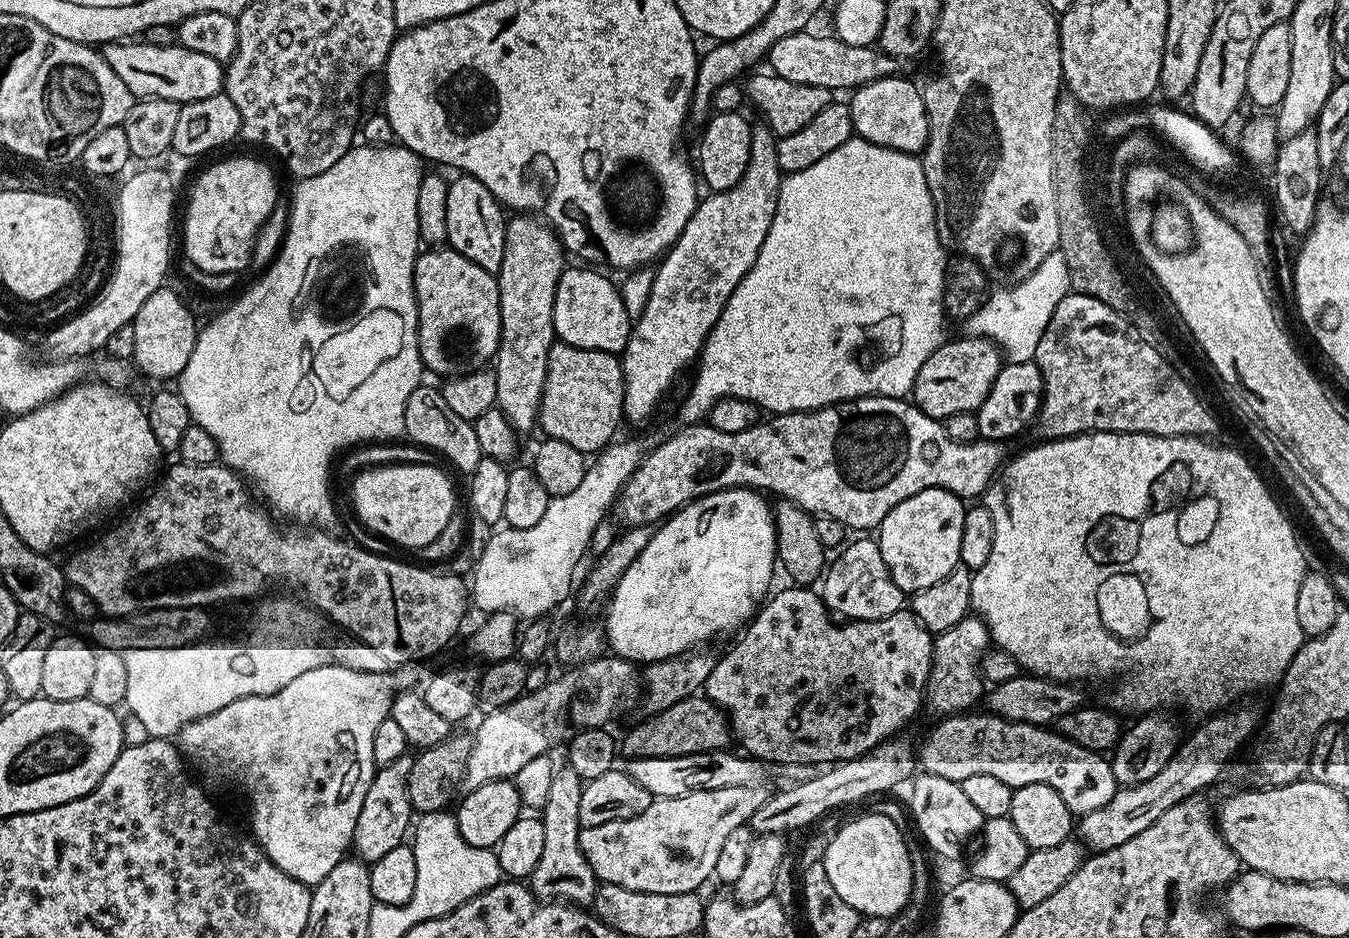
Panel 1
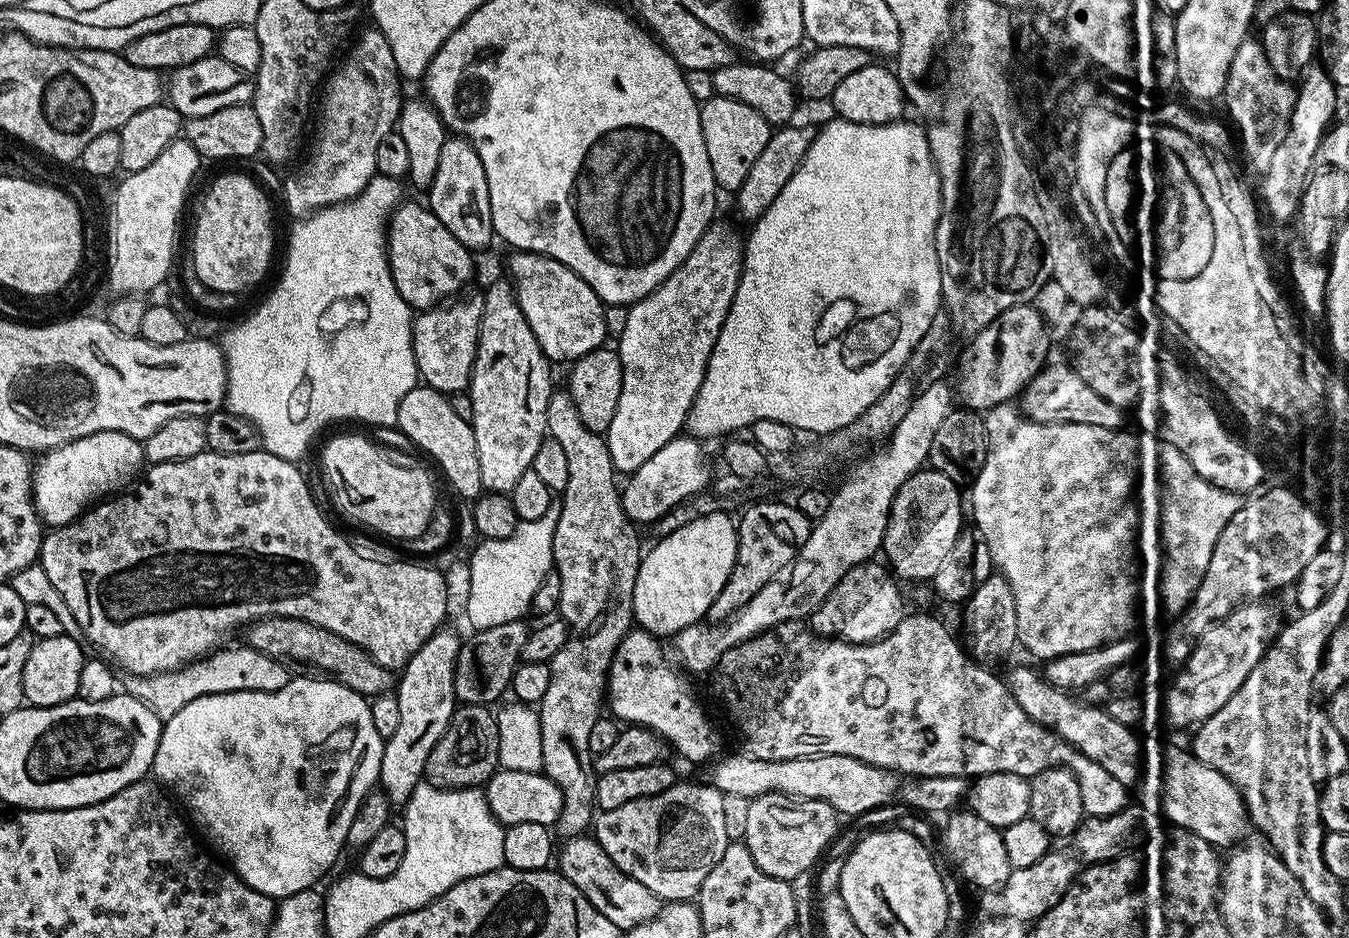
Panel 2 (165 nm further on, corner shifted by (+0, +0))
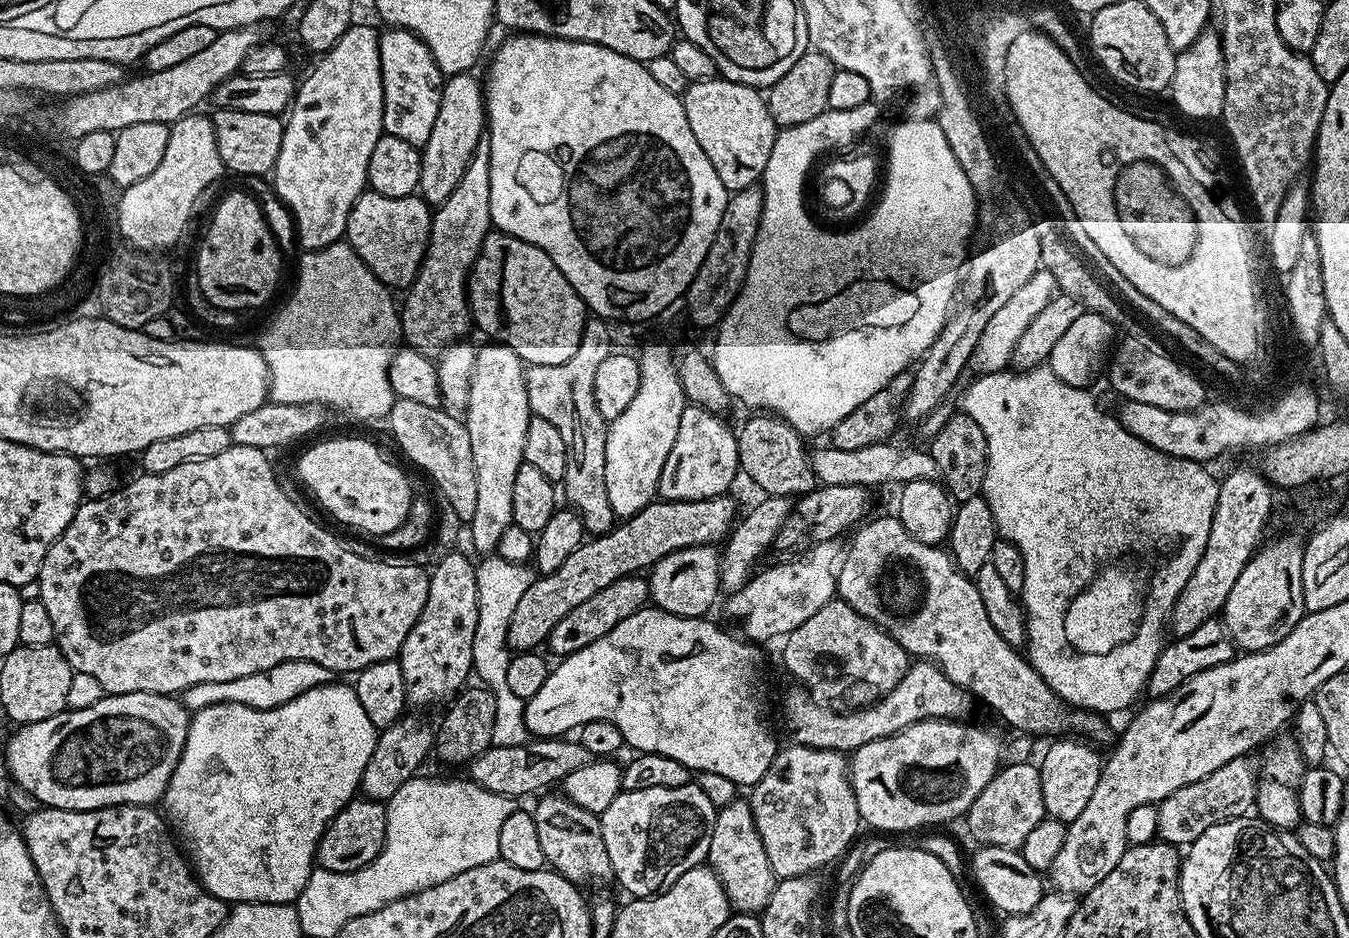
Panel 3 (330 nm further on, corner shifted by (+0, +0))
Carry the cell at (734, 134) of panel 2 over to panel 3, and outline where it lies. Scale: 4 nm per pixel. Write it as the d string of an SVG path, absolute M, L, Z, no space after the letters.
M723 78L698 80L689 83L682 99L686 122L690 122L698 146L710 158L710 166L718 170L724 189L731 194L753 187L763 177L766 162L770 162L778 131L761 89Z

